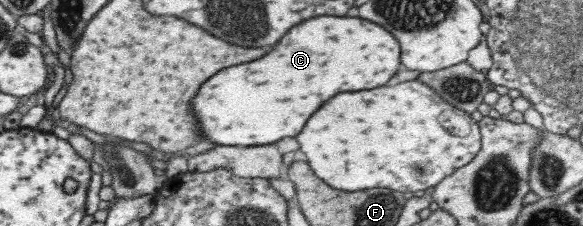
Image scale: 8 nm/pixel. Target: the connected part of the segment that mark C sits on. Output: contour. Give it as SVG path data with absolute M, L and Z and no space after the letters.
M312 17L308 21L302 21L298 27L292 27L274 47L270 53L266 53L264 57L256 59L256 61L250 61L250 63L244 63L244 65L232 65L228 69L220 69L220 73L216 73L212 79L204 81L204 85L200 87L200 93L196 93L196 97L192 99L192 109L194 109L194 115L198 117L198 125L200 125L200 131L202 135L206 137L206 140L210 143L216 143L216 146L234 145L234 146L255 146L266 145L266 143L274 143L282 137L294 137L300 133L300 129L304 127L306 119L324 103L328 101L332 95L336 93L342 93L342 91L362 91L362 89L374 89L374 87L382 87L386 85L386 81L396 73L396 67L398 67L398 57L400 57L400 49L398 49L398 43L396 39L386 31L382 29L380 25L374 25L370 21L362 21L358 17Z

